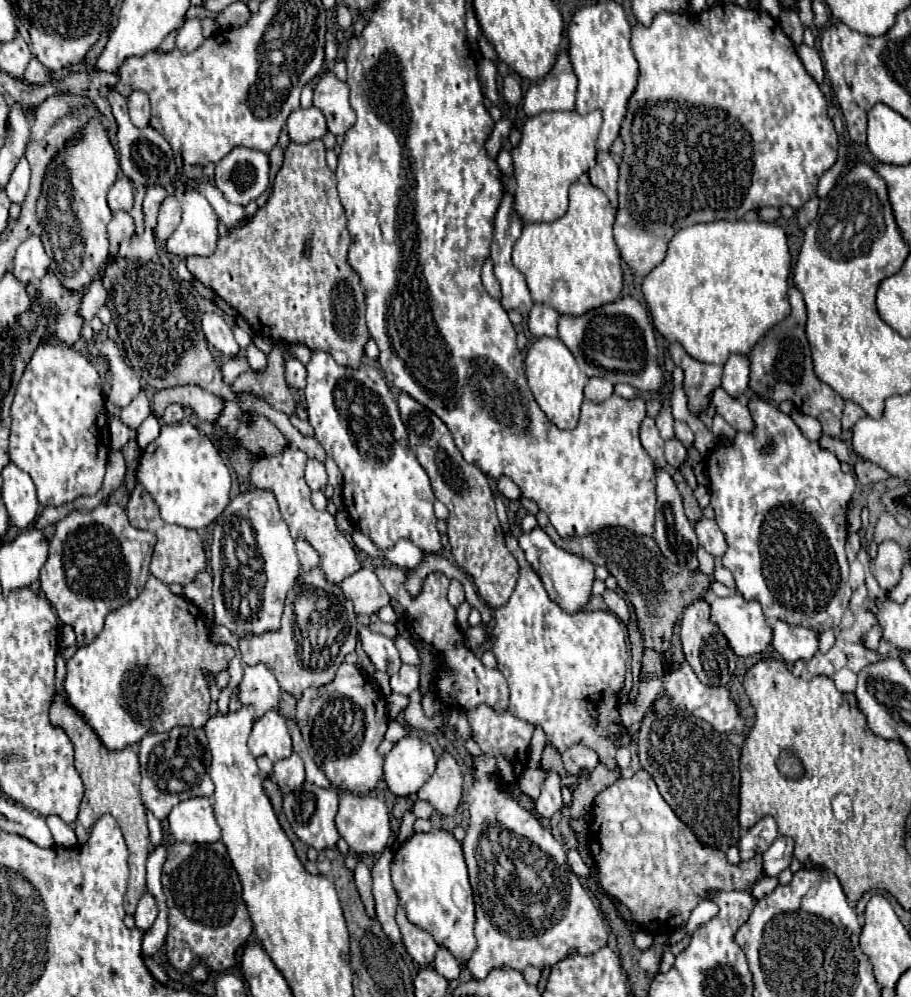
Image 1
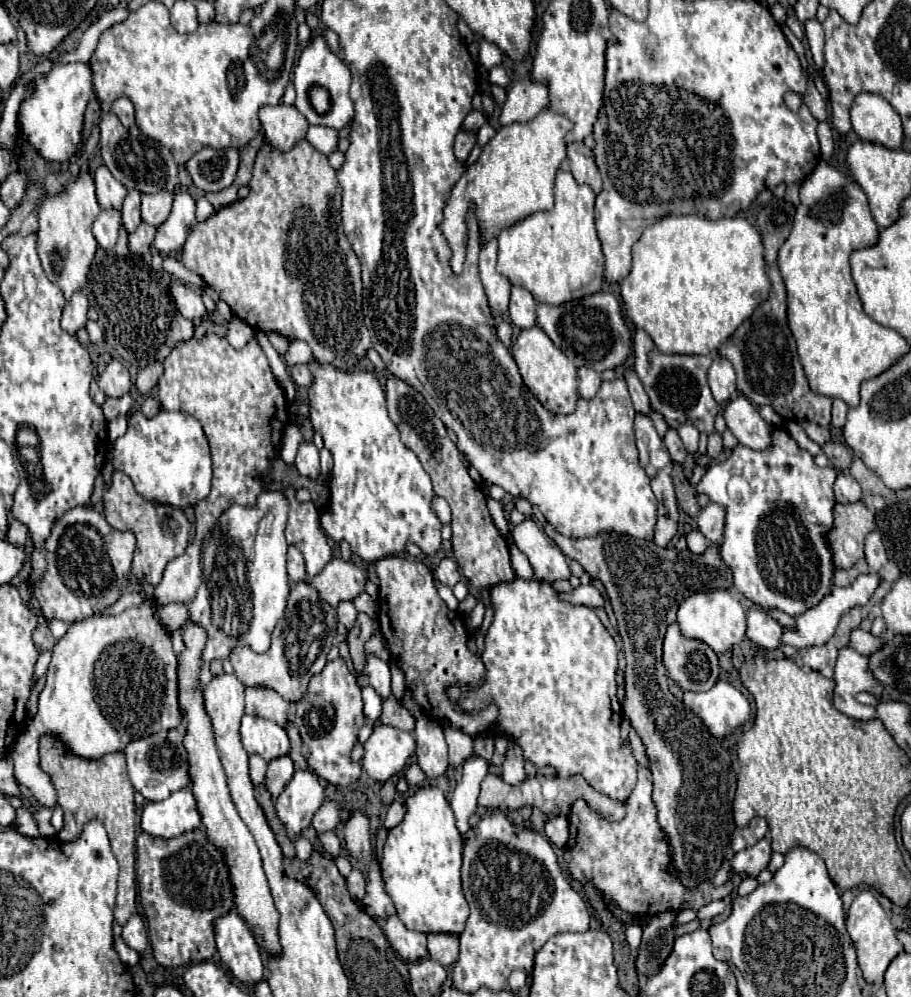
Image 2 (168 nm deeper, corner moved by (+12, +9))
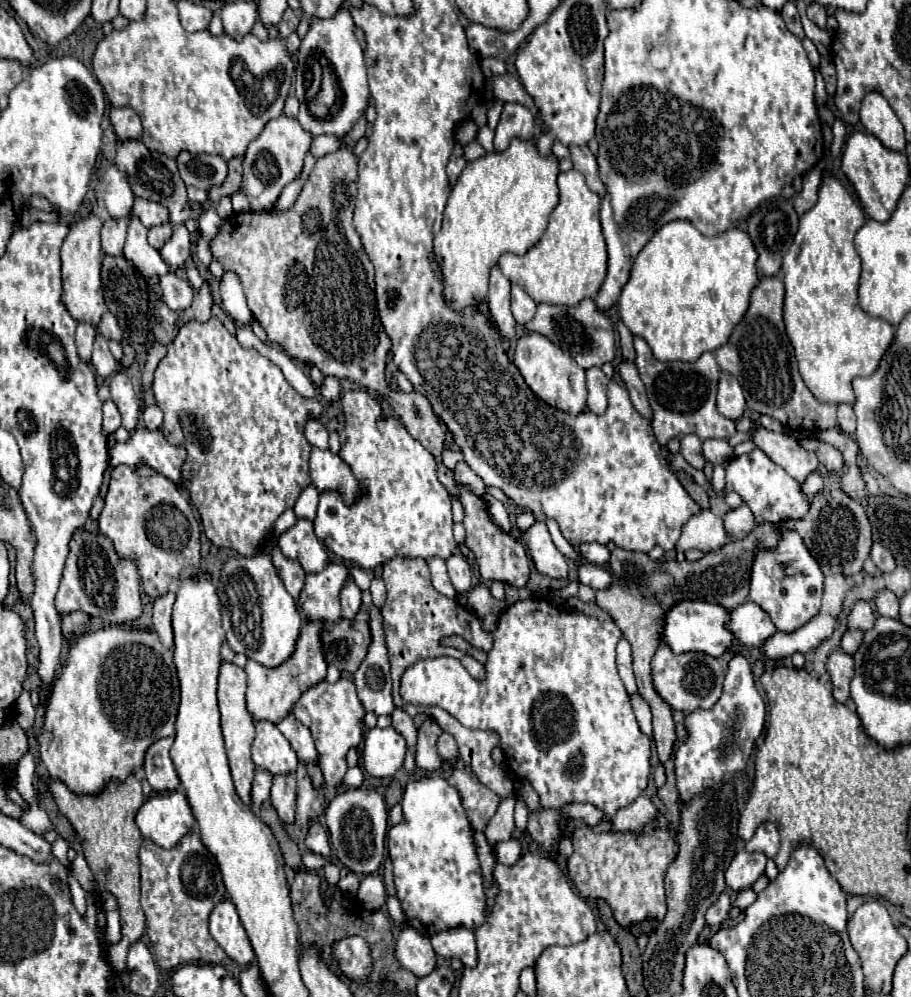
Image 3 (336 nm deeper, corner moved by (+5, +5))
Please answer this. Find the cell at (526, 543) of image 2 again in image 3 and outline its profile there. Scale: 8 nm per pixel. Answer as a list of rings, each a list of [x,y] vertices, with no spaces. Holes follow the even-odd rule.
[[[536,521],[524,533],[524,543],[530,551],[534,567],[542,575],[548,575],[552,579],[566,579],[568,577],[568,561],[552,543],[544,521]]]

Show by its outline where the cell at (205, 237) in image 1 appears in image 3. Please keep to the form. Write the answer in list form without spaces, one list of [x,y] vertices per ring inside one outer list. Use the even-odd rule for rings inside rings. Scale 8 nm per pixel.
[[[184,225],[174,229],[174,235],[160,249],[160,255],[172,271],[176,271],[178,267],[182,267],[186,263],[186,259],[192,255],[192,241],[190,241],[190,233],[186,231]]]

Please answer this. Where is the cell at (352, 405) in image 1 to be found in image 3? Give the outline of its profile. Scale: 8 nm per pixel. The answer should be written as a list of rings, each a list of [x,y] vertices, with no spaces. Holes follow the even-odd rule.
[[[346,391],[340,397],[342,401],[342,419],[344,429],[340,429],[340,457],[352,467],[354,475],[362,485],[368,487],[368,495],[358,499],[356,505],[348,507],[340,499],[338,493],[322,493],[318,515],[314,519],[316,537],[338,557],[358,563],[362,569],[374,569],[376,565],[388,563],[388,559],[400,557],[422,557],[422,559],[448,559],[456,551],[456,541],[452,537],[452,511],[450,511],[450,495],[446,487],[438,481],[438,463],[436,457],[422,447],[416,439],[408,435],[408,431],[398,423],[396,417],[382,419],[380,403],[366,391]]]

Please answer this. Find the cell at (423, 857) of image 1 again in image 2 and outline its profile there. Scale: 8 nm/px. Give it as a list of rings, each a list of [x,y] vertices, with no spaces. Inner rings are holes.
[[[421,787],[405,801],[407,813],[405,819],[393,827],[387,835],[381,869],[385,879],[385,891],[395,903],[399,919],[405,927],[421,933],[451,933],[461,935],[465,929],[465,921],[469,917],[467,901],[461,893],[461,833],[455,825],[453,811],[443,797],[443,791],[437,787]]]

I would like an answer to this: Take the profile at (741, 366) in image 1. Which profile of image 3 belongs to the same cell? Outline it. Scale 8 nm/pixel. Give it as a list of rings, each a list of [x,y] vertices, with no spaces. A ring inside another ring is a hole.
[[[722,373],[720,383],[718,383],[718,411],[732,421],[738,421],[744,415],[746,401],[742,395],[742,387],[736,381],[734,375]]]

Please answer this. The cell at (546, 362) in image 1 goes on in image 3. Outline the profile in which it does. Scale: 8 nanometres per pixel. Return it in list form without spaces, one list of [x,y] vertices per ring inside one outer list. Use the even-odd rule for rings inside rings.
[[[530,333],[520,337],[516,345],[516,353],[514,353],[514,365],[522,373],[526,385],[534,391],[534,395],[546,401],[548,405],[570,415],[580,415],[586,409],[584,369],[544,335]]]

